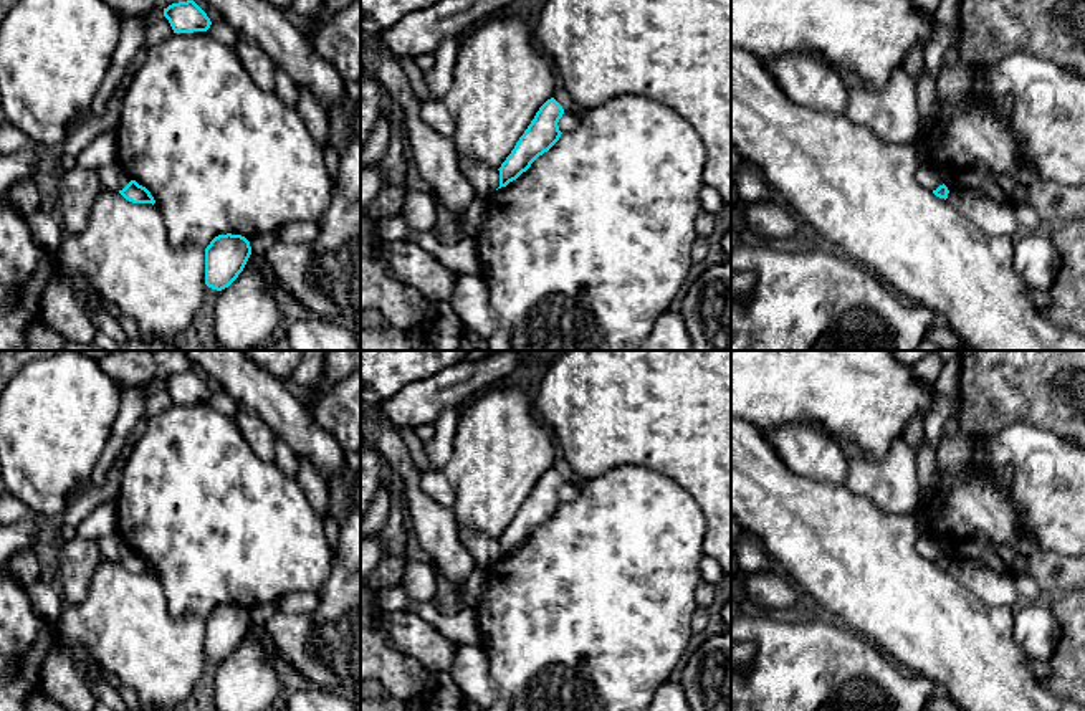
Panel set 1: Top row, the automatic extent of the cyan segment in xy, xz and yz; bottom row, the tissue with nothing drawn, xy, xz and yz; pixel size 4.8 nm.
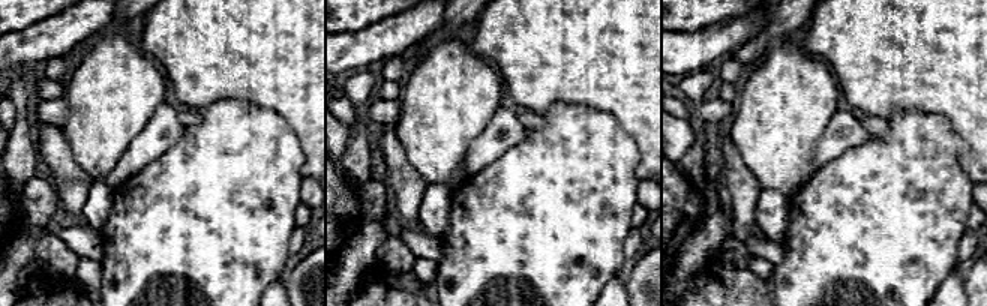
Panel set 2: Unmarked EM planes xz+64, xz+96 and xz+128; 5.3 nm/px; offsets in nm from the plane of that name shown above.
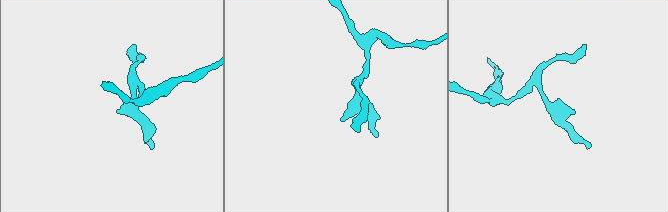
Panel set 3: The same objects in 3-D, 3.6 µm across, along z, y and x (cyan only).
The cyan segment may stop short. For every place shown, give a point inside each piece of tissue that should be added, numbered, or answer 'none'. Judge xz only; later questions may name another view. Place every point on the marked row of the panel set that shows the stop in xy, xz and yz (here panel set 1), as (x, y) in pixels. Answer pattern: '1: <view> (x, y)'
none

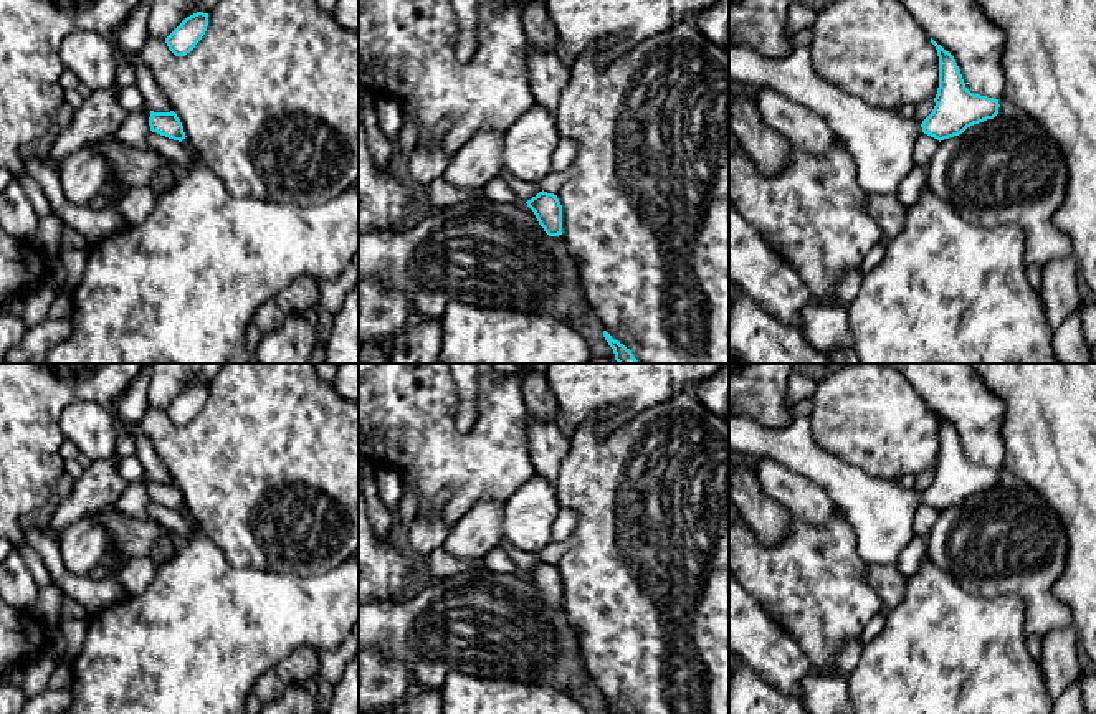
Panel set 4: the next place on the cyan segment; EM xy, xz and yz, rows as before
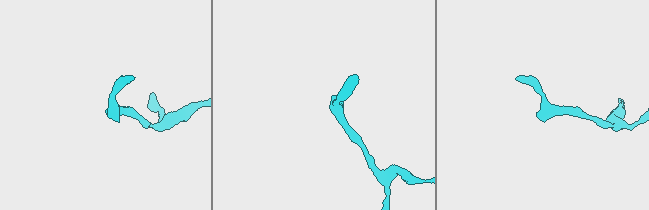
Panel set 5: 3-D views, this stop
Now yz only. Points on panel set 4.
1: yz (881, 142)

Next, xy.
none

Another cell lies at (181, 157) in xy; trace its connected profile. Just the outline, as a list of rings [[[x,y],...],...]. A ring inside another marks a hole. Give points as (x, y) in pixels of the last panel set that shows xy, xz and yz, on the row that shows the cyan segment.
[[[152,131],[147,136],[147,145],[159,152],[177,170],[190,169],[195,160],[195,154],[182,142]]]

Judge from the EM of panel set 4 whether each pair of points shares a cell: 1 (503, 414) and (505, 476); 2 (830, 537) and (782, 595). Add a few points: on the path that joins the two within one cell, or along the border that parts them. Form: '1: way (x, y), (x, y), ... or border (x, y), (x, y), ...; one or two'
1: way (503, 428), (503, 461); one
2: way (825, 552), (797, 580); one

